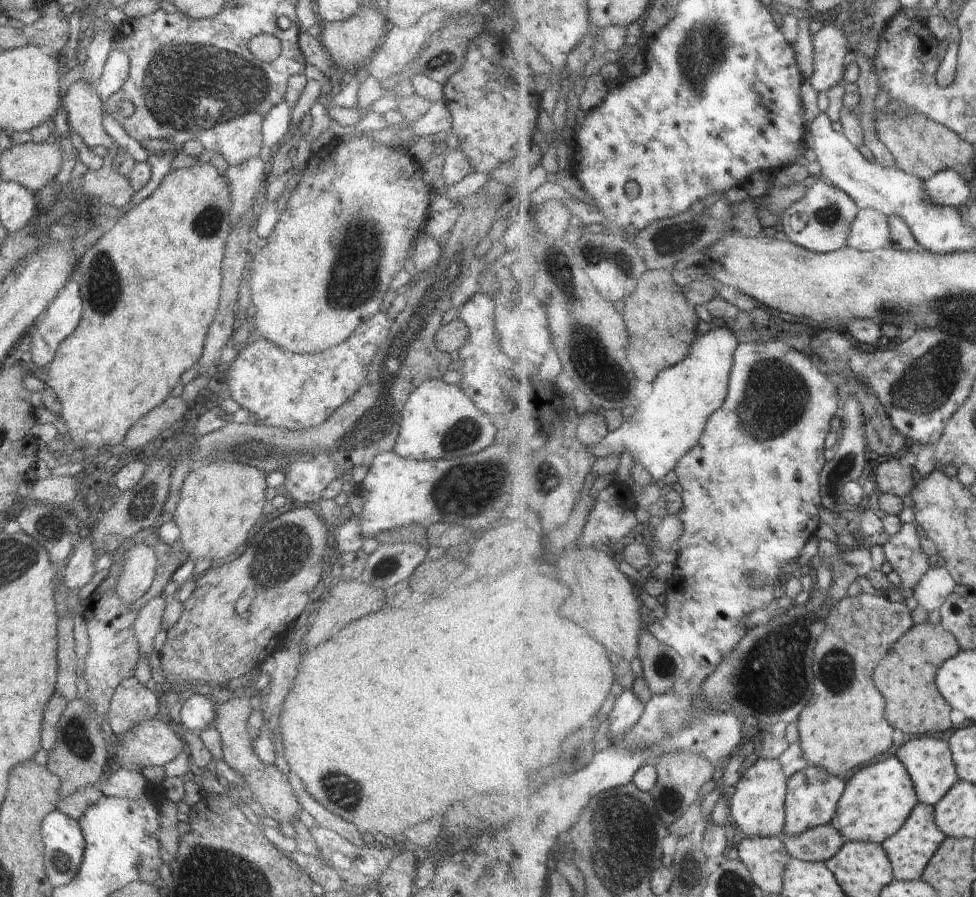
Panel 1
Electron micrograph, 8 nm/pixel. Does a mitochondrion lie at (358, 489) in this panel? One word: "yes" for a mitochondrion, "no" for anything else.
no

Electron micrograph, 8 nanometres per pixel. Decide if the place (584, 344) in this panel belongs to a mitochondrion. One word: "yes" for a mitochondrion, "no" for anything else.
yes

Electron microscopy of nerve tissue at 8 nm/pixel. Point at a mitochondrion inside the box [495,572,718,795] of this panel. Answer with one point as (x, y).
(580, 752)

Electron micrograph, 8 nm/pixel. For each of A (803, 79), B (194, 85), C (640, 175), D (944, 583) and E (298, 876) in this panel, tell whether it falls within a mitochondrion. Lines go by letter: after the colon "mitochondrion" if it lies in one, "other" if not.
A: other
B: mitochondrion
C: other
D: other
E: other

